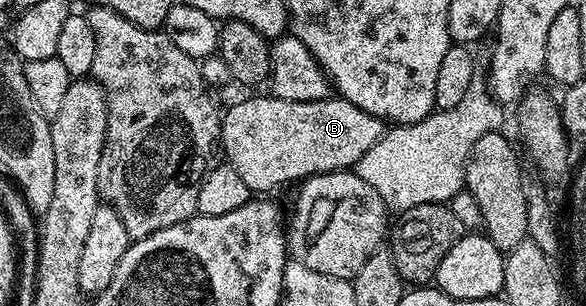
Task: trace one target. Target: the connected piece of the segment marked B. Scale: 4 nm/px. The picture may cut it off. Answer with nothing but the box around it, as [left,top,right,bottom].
[220,95,383,195]

